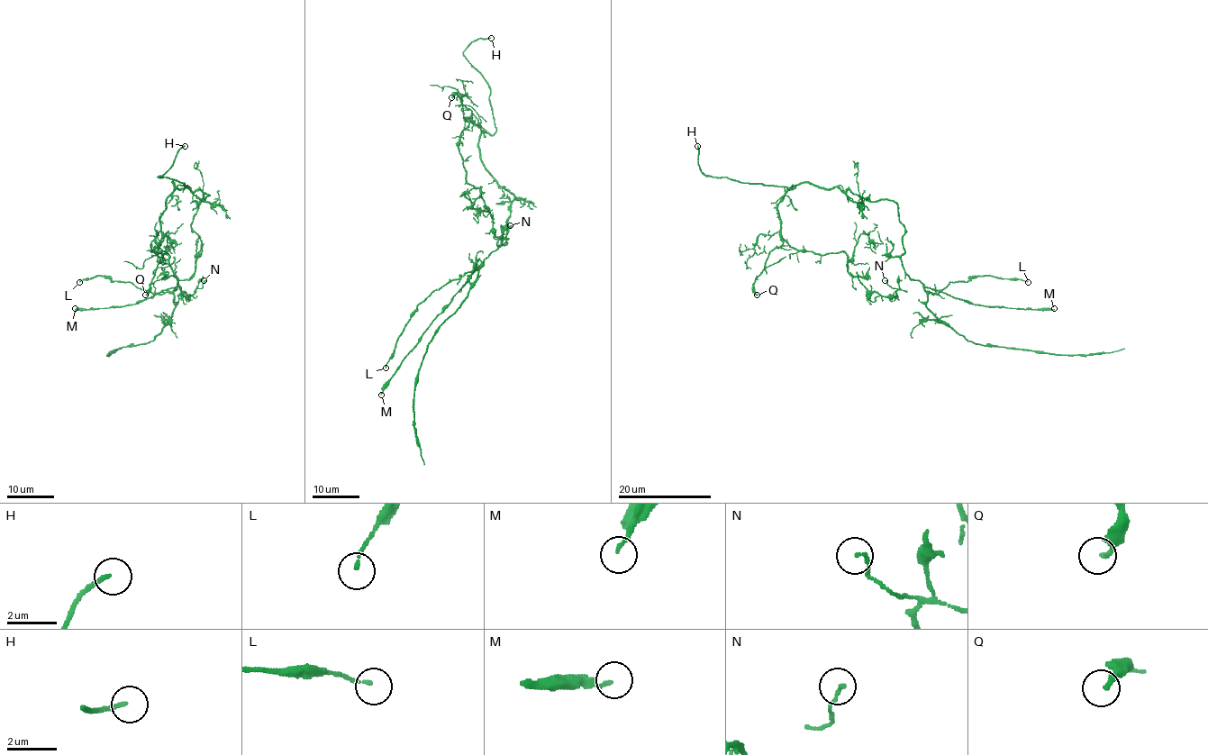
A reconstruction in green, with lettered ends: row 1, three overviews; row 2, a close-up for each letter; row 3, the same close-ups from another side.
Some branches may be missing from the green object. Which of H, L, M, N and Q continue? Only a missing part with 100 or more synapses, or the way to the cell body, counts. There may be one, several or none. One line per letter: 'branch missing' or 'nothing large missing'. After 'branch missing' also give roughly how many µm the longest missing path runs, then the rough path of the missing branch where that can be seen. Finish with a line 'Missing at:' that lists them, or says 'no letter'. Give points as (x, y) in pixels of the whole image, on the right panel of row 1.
H: branch missing; missing 2 µm
L: nothing large missing
M: nothing large missing
N: nothing large missing
Q: nothing large missing
Missing at: H

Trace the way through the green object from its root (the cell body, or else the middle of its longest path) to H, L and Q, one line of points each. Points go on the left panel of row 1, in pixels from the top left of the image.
H: (200, 201), (208, 195), (200, 189), (178, 189), (172, 182), (190, 188), (157, 177), (168, 169), (185, 146)
L: (200, 201), (191, 224), (202, 241), (195, 270), (172, 291), (155, 295), (104, 276), (79, 282)
Q: (200, 201), (208, 195), (200, 189), (178, 189), (172, 182), (175, 190), (160, 217), (168, 244), (145, 295)

